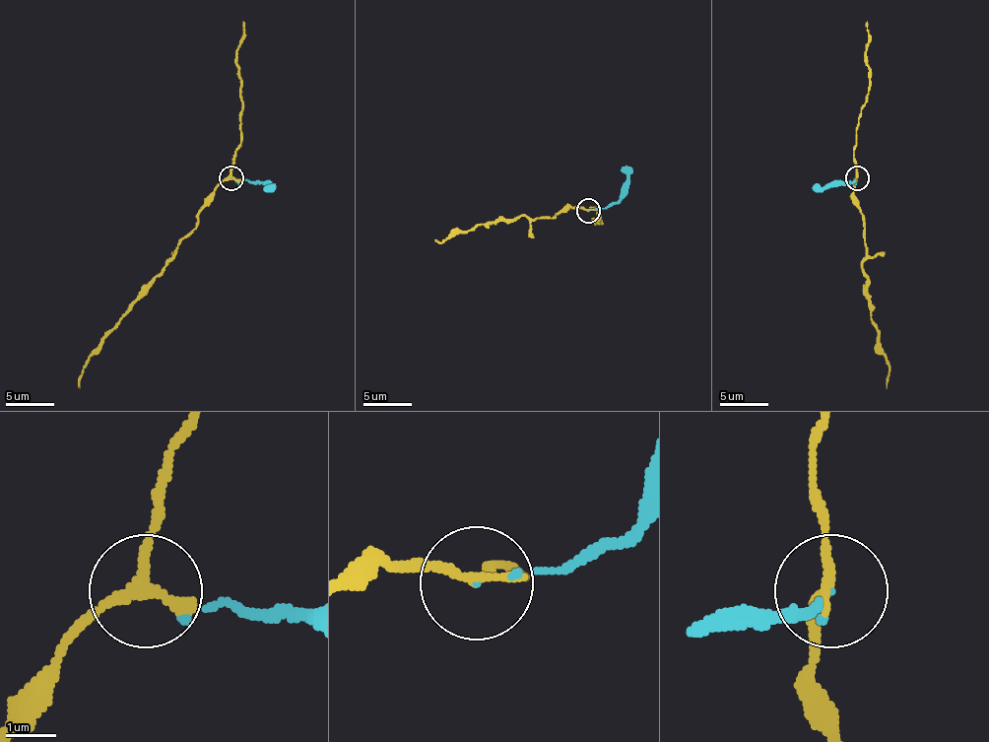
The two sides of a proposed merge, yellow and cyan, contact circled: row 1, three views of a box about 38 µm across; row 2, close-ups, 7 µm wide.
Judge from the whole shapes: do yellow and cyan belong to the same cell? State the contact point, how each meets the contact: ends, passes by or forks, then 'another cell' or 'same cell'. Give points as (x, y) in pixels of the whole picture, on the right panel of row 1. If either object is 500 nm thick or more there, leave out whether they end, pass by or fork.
place (857, 177); yellow passes by; cyan ends; same cell

